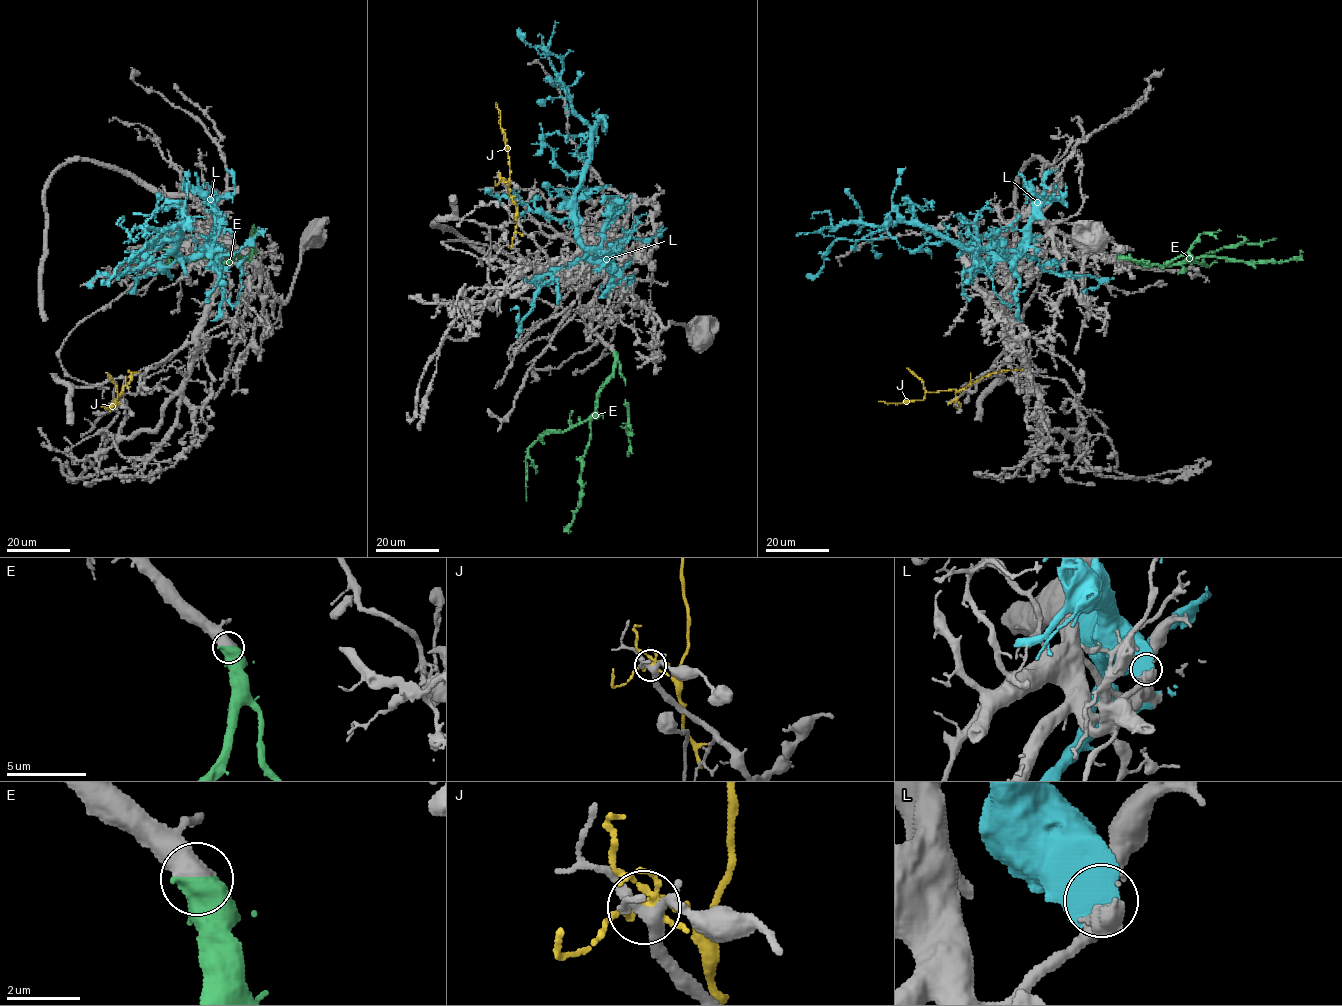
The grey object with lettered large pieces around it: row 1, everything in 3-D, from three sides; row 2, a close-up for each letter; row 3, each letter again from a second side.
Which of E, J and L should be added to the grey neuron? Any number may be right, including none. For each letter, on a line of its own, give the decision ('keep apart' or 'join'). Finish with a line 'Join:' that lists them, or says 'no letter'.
E: join
J: keep apart
L: keep apart
Join: E

